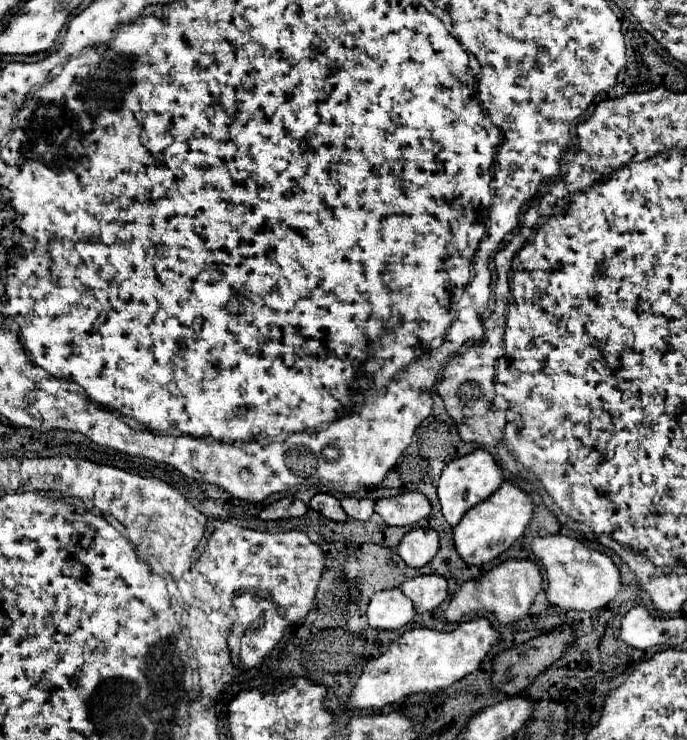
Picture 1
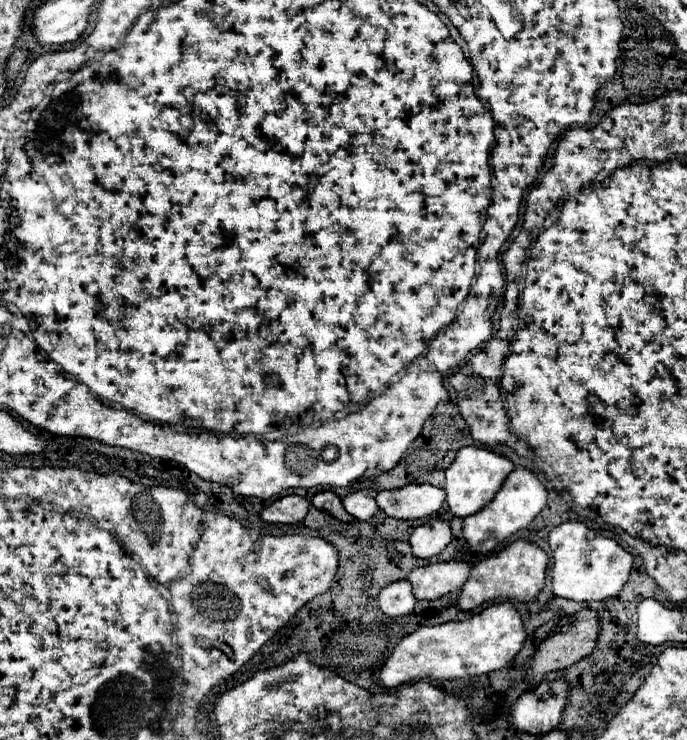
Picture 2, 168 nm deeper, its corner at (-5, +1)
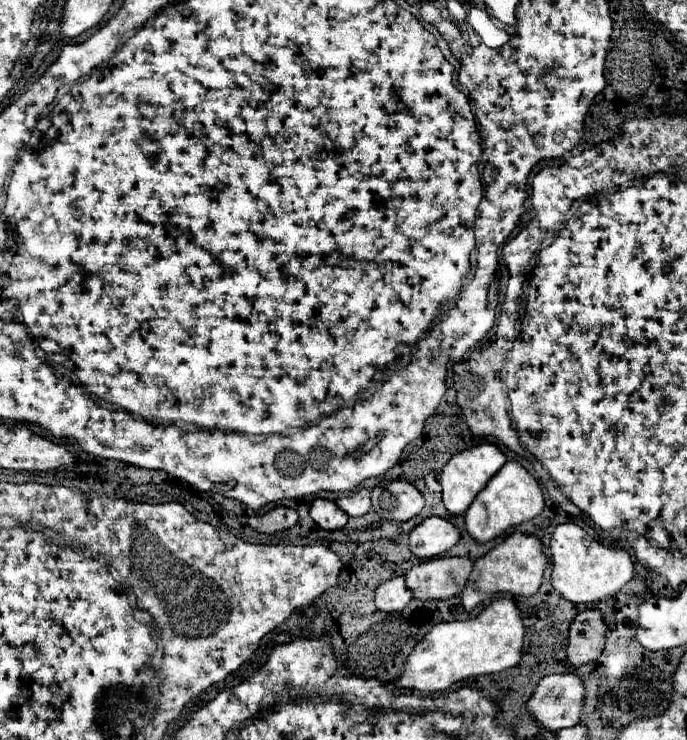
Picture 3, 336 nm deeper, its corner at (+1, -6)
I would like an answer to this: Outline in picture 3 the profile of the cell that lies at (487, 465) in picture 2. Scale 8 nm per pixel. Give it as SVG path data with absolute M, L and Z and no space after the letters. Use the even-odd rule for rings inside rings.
M482 443L482 445L476 445L472 449L466 449L466 451L456 453L446 463L446 467L442 469L442 475L440 475L442 501L444 501L444 507L448 509L448 513L450 515L464 515L466 509L472 505L474 497L502 469L504 463L506 463L506 455L496 445L492 445L492 443Z

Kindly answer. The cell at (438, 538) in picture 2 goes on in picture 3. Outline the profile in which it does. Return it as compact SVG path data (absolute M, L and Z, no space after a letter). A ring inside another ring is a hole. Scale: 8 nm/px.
M426 517L410 531L410 551L418 559L434 559L450 551L460 539L458 529L442 517Z

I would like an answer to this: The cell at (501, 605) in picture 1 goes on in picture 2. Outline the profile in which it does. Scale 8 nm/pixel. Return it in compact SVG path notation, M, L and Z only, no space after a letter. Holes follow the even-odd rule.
M514 540L506 548L502 548L498 554L492 554L480 560L472 568L470 578L464 582L462 592L458 596L458 606L462 610L474 610L482 606L484 602L494 602L494 600L530 602L532 598L536 598L536 594L544 586L546 568L548 568L548 554L538 544L530 540Z

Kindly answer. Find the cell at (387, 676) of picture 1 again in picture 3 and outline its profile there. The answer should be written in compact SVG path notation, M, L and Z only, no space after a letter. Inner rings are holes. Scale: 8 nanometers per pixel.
M494 599L478 617L466 621L450 621L434 625L422 641L416 643L406 657L402 675L394 679L394 687L418 691L444 691L450 685L506 671L520 661L524 645L524 625L518 607L510 599Z

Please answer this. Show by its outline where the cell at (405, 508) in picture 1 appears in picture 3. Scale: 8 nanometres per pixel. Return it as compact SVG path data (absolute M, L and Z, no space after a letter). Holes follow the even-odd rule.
M392 481L390 485L376 487L372 491L372 509L382 517L382 519L390 519L390 521L410 521L416 515L420 515L420 511L424 509L424 497L422 493L408 481Z

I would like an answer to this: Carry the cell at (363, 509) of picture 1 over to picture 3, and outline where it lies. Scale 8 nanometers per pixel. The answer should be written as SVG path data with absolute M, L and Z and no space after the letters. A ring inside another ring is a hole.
M368 489L356 491L356 493L348 495L348 497L338 499L336 505L342 511L346 511L350 517L364 517L370 511L370 491Z

